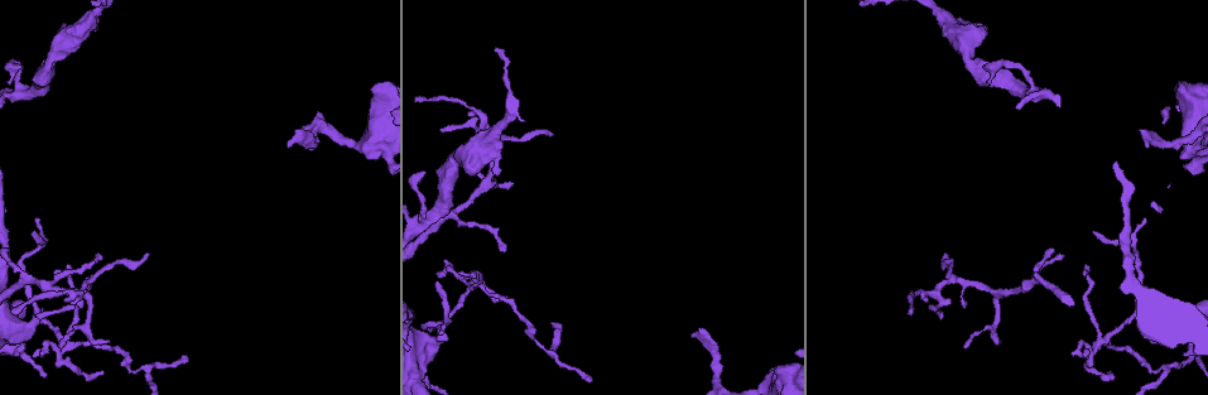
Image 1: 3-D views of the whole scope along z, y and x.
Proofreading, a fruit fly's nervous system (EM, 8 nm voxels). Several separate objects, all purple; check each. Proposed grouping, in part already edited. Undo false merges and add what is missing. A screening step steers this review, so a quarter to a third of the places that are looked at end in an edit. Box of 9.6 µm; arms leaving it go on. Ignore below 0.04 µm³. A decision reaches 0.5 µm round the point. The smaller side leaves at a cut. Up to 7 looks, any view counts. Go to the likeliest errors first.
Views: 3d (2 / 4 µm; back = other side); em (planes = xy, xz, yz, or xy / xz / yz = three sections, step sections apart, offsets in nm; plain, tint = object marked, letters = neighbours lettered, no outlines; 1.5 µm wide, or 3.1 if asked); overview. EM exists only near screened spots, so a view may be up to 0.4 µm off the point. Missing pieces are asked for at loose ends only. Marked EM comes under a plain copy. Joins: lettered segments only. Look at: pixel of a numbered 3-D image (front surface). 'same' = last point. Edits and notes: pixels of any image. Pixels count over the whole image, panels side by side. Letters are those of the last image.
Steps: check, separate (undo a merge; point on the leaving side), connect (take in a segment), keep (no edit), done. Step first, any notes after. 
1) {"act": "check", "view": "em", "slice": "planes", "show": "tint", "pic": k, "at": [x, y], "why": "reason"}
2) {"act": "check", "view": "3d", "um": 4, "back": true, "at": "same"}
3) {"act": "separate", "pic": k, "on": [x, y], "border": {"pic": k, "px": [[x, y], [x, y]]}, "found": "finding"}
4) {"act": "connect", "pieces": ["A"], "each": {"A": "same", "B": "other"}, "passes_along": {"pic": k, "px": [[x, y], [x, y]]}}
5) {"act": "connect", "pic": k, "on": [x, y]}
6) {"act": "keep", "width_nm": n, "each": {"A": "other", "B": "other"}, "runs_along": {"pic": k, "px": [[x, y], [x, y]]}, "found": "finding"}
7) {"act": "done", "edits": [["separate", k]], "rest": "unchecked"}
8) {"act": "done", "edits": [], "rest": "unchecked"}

{"act": "check", "view": "em", "slice": "planes", "show": "tint", "pic": 1, "at": [438, 283], "why": "an open end"}

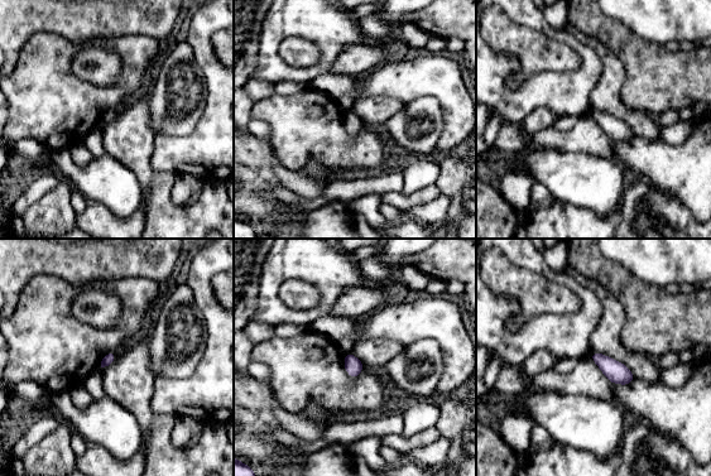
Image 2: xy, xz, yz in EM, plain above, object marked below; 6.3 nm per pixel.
{"act": "check", "view": "em", "slice": "planes", "show": "letters", "at": "same"}

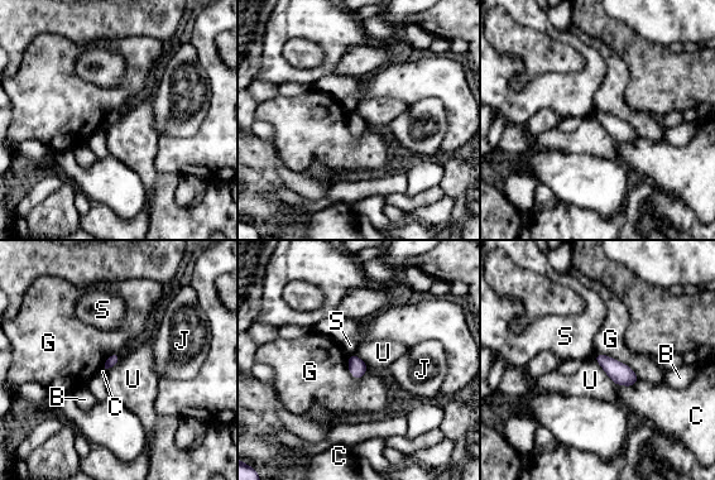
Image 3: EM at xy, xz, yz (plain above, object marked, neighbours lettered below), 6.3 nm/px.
{"act": "keep", "each": {"B": "other", "C": "other", "G": "other", "J": "other", "S": "other", "U": "other"}, "found": "none of them fits"}

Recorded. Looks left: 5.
{"act": "check", "view": "3d", "um": 4, "pic": 1, "at": [996, 341], "why": "thin end"}

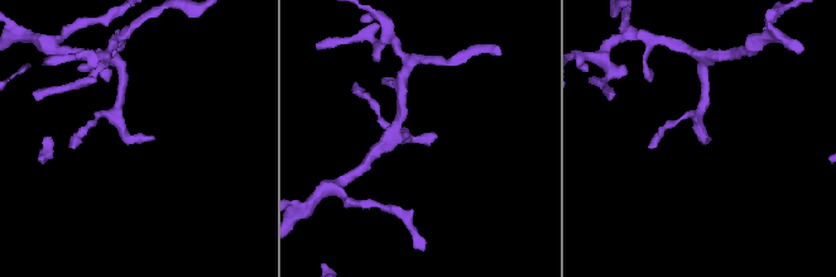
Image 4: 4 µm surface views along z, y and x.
{"act": "check", "view": "em", "slice": "xy", "step": 4, "show": "tint", "pic": 4, "at": [150, 136]}

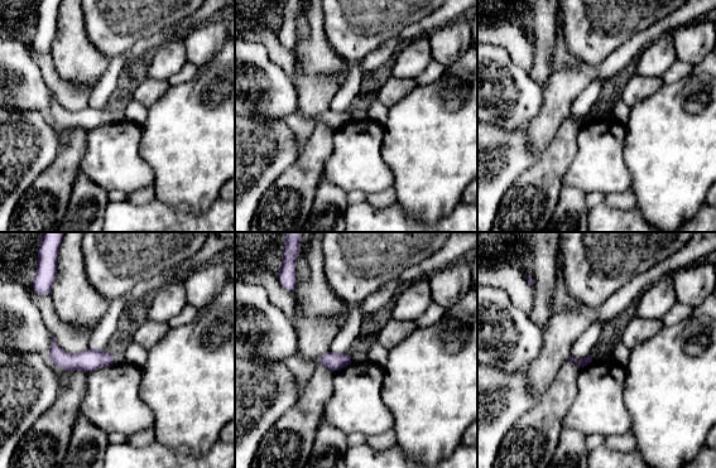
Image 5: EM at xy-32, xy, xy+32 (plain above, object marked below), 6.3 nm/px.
{"act": "check", "view": "em", "slice": "xy", "step": 4, "show": "letters", "at": "same"}

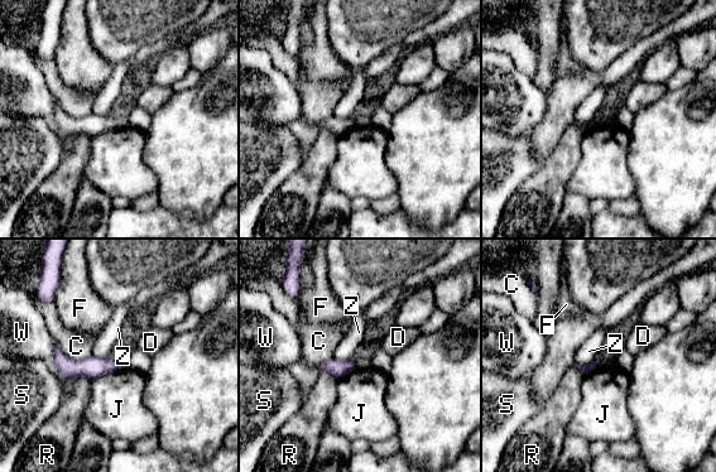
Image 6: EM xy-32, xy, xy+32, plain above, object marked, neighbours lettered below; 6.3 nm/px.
{"act": "keep", "longest_contact_nm": ["C", 260], "each": {"C": "other", "D": "other", "F": "other", "J": "other", "R": "other", "S": "other", "W": "other", "Z": "other"}, "runs_along": {"pic": 6, "px": [[54, 364], [68, 367], [115, 367]]}, "found": "none of them fits"}

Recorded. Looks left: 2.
{"act": "check", "view": "em", "slice": "planes", "show": "tint", "pic": 1, "at": [1163, 373], "why": "abrupt turn"}

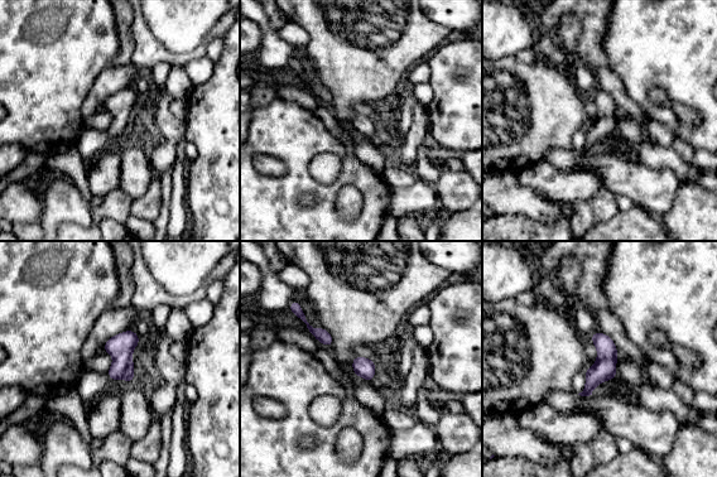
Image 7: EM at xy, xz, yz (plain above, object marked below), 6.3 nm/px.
{"act": "check", "view": "em", "slice": "planes", "show": "letters", "at": "same"}

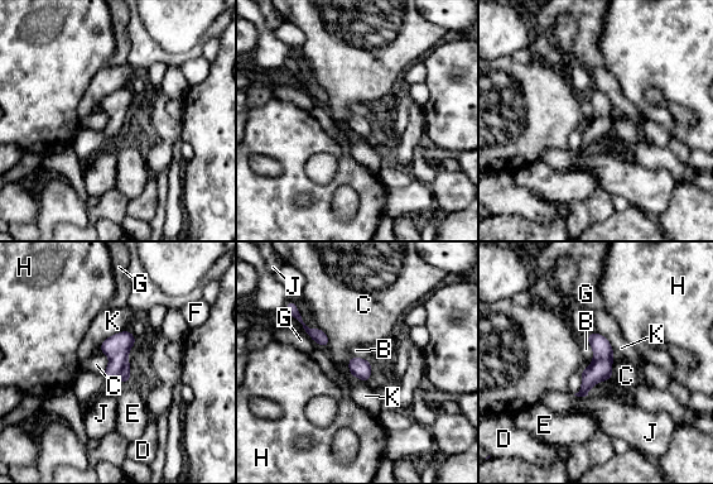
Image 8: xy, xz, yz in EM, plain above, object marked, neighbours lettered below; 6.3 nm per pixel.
{"act": "keep", "each": {"B": "other", "C": "other", "D": "other", "E": "other", "F": "other", "G": "other", "H": "other", "J": "other", "K": "other"}, "border": {"pic": 8, "px": [[586, 338], [592, 349], [591, 364]]}, "found": "continuous, no second neuron"}

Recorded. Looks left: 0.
{"act": "done", "edits": [], "rest": "unchecked"}

